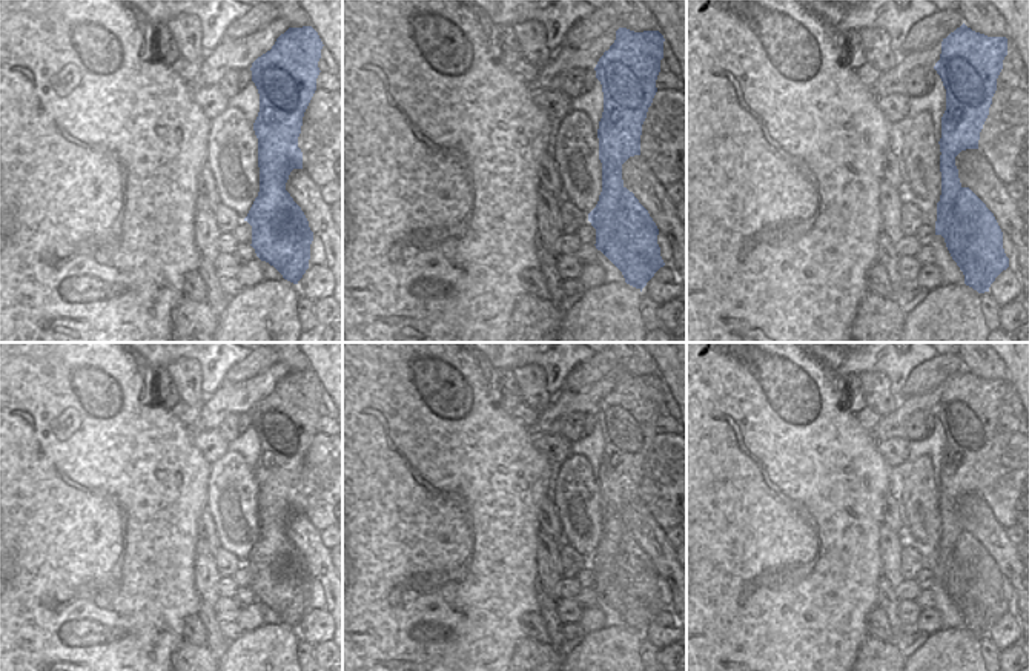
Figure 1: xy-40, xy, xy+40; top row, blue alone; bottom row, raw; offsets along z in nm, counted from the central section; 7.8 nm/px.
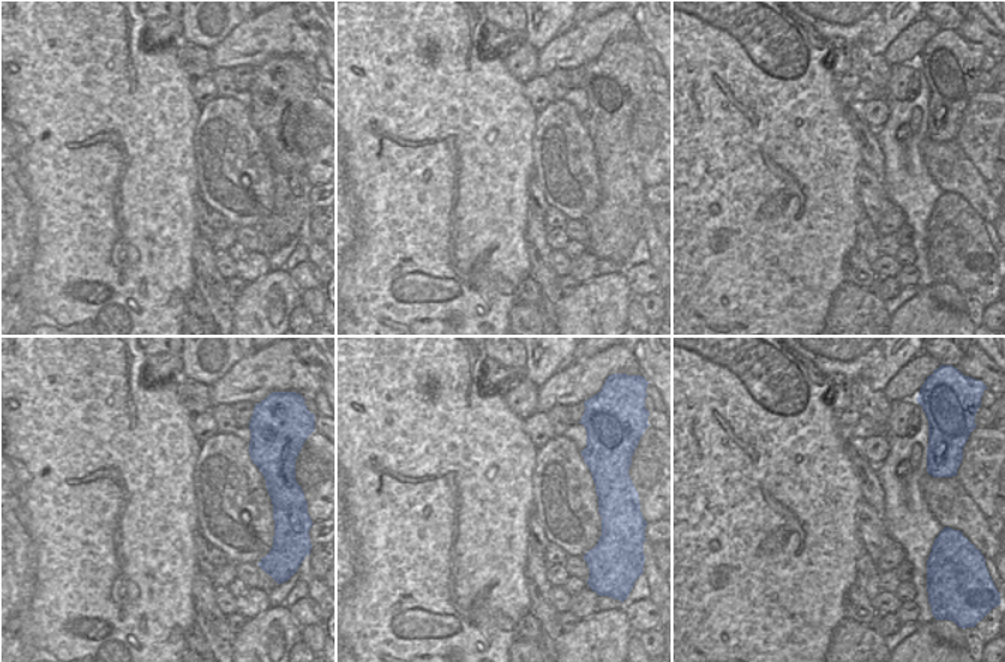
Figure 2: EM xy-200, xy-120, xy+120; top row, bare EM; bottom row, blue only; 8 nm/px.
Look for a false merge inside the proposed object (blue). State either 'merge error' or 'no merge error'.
merge error

